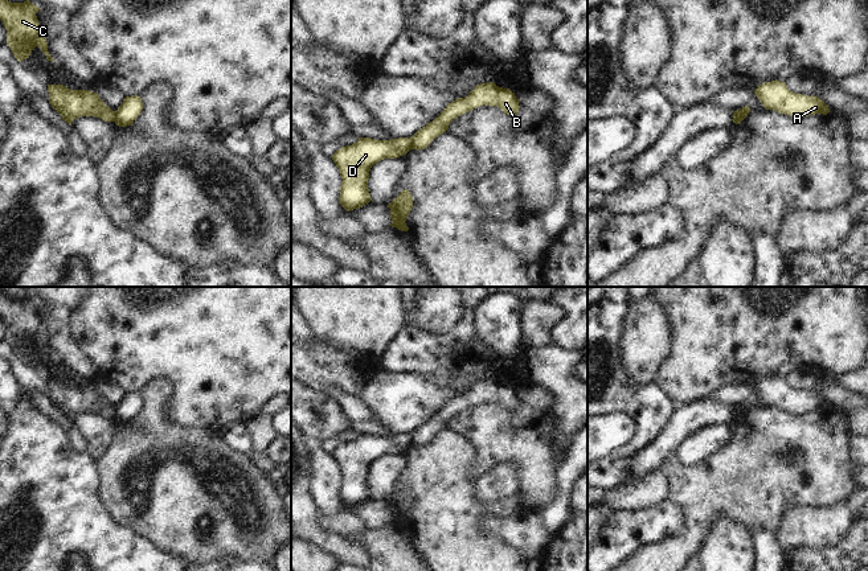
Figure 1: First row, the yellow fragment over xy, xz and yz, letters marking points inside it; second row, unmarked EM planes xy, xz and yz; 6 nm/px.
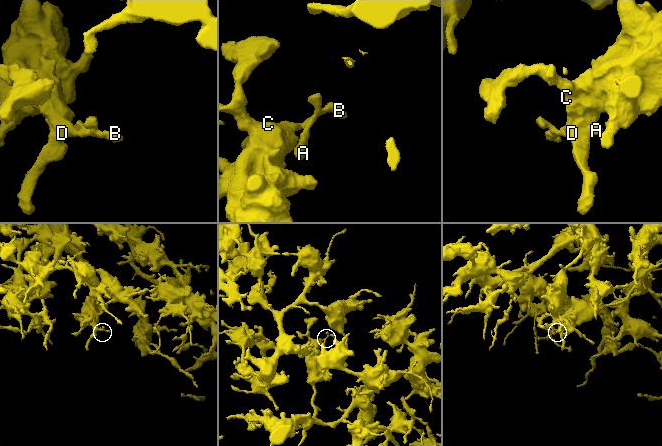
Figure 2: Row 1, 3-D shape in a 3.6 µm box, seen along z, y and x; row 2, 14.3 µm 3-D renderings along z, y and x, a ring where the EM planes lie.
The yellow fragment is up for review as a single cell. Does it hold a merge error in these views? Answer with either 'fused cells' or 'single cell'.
fused cells

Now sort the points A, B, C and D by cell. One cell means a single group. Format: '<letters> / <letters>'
A B / C D

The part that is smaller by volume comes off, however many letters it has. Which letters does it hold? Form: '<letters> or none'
A, B

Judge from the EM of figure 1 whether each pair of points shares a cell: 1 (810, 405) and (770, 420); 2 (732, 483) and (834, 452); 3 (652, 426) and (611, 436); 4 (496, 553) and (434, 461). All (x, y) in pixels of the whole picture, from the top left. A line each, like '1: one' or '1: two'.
1: two
2: one
3: two
4: one

